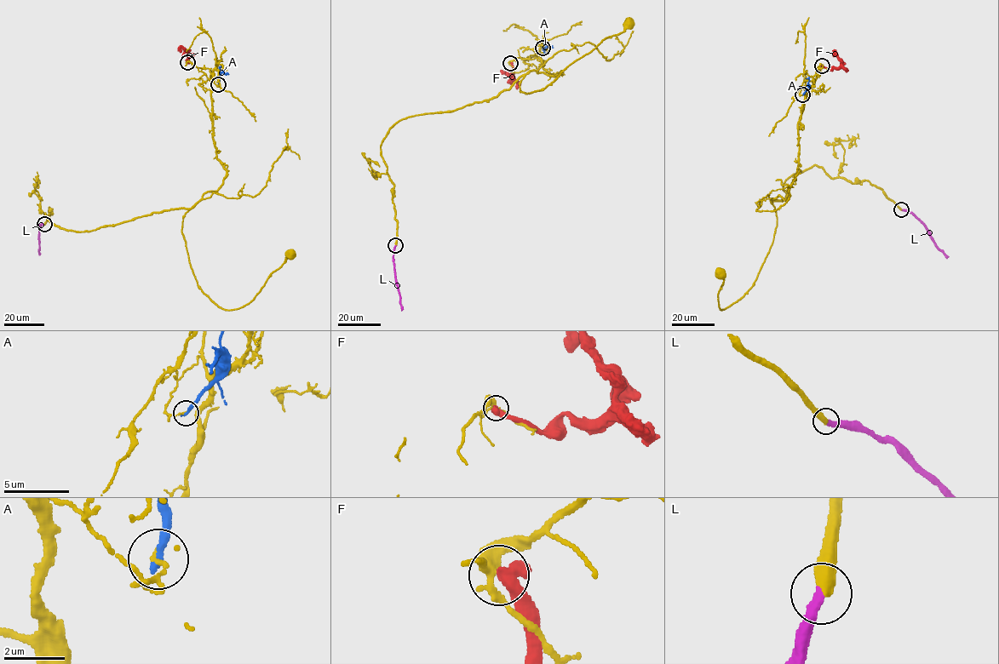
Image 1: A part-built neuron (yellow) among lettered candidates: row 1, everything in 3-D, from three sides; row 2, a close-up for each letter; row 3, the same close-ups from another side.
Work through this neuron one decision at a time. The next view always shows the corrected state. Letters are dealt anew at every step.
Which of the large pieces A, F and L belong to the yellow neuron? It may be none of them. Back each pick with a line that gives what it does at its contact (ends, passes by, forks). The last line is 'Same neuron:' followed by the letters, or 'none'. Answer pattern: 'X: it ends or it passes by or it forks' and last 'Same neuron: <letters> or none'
L: it ends
Same neuron: L

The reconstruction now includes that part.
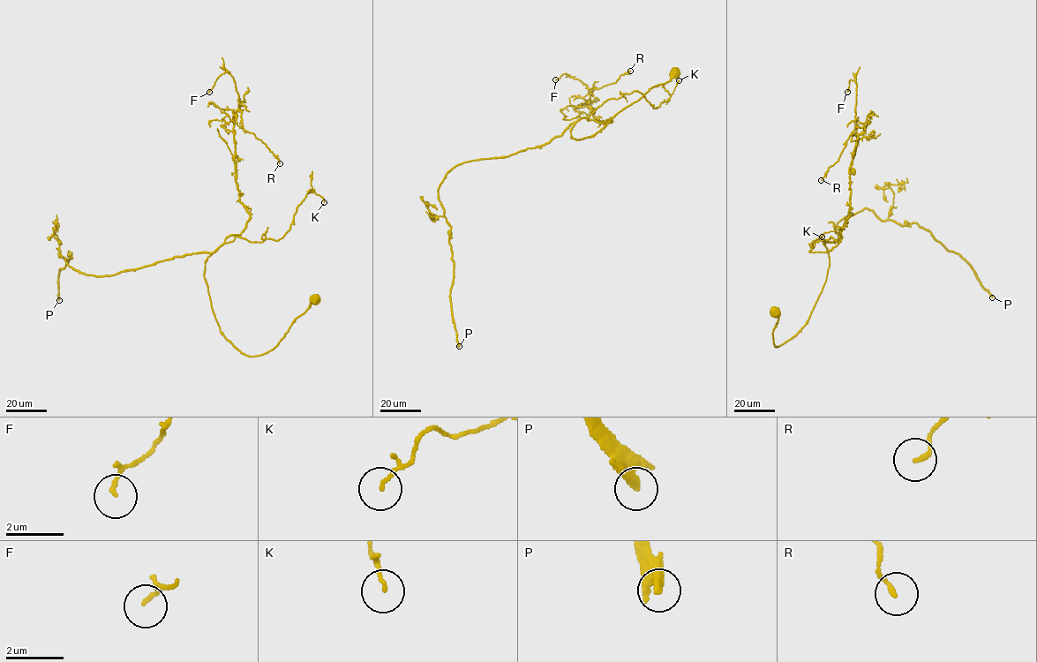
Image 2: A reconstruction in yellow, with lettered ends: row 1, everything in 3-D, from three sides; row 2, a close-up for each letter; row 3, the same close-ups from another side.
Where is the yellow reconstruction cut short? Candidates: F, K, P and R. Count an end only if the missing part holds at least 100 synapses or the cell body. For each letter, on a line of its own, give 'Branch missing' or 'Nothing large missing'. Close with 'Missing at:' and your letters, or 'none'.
F: Nothing large missing
K: Nothing large missing
P: Branch missing
R: Nothing large missing
Missing at: P

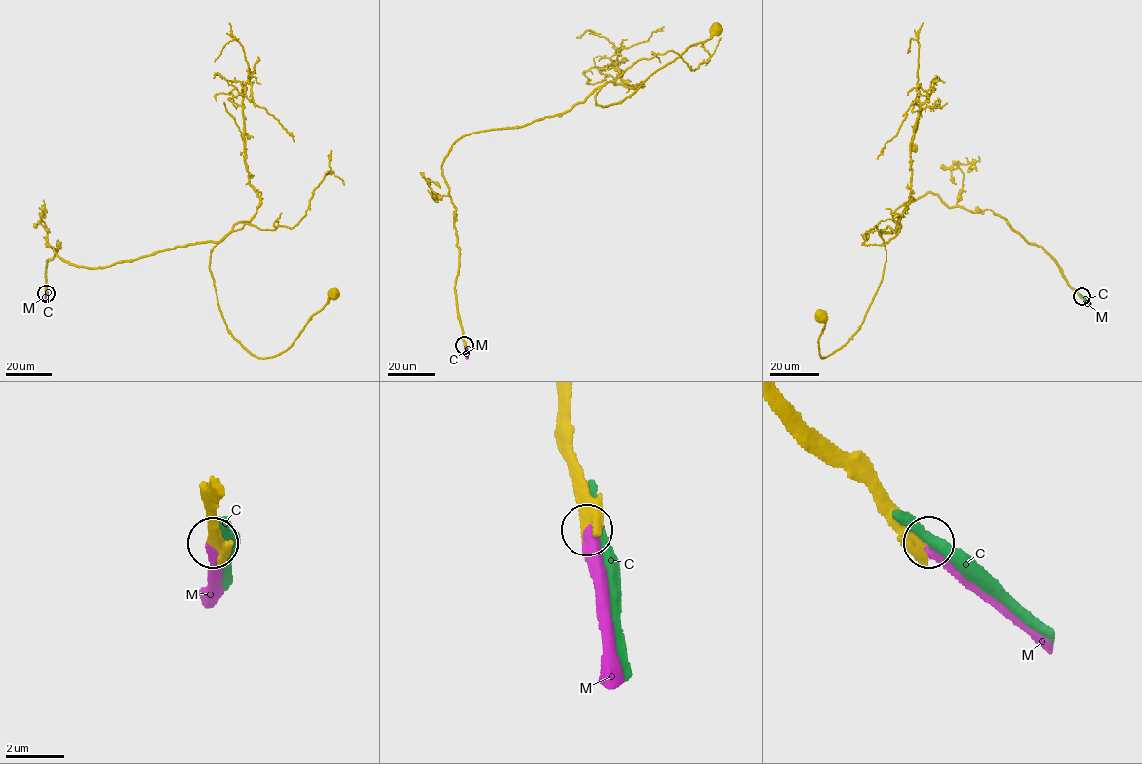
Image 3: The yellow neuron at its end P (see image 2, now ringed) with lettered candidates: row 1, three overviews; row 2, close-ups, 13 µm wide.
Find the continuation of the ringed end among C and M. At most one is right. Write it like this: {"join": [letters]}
{"join": ["M"]}

